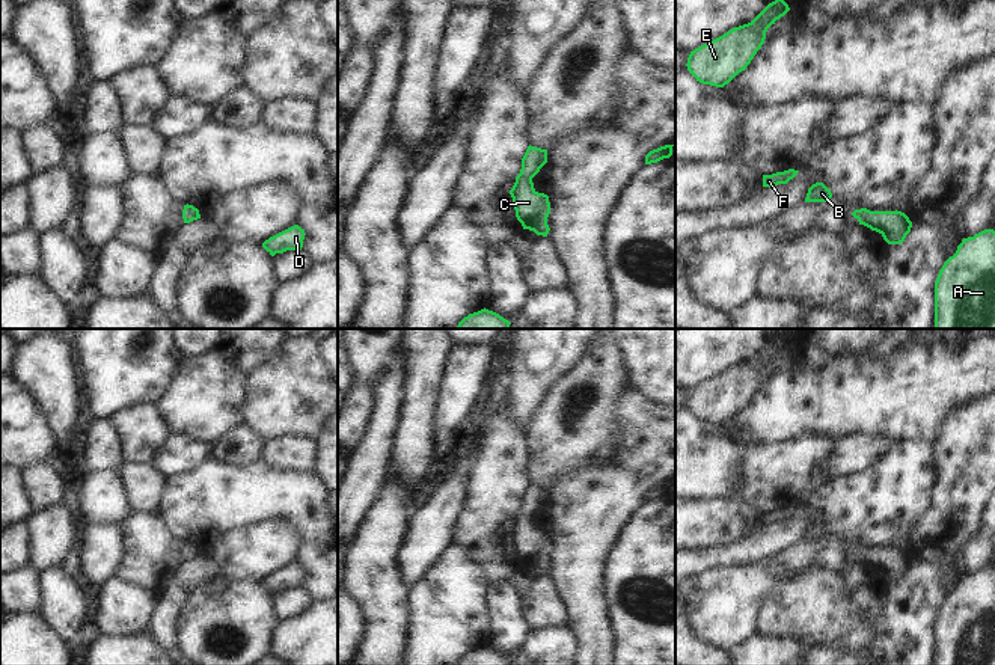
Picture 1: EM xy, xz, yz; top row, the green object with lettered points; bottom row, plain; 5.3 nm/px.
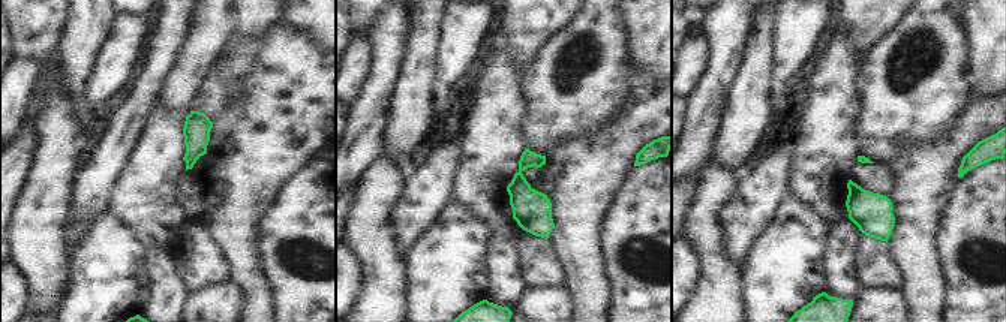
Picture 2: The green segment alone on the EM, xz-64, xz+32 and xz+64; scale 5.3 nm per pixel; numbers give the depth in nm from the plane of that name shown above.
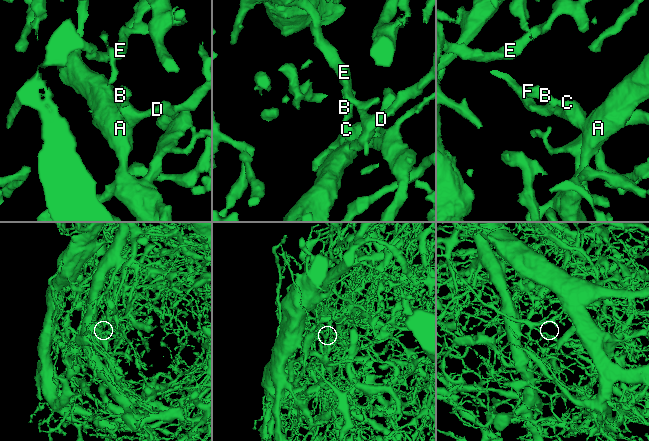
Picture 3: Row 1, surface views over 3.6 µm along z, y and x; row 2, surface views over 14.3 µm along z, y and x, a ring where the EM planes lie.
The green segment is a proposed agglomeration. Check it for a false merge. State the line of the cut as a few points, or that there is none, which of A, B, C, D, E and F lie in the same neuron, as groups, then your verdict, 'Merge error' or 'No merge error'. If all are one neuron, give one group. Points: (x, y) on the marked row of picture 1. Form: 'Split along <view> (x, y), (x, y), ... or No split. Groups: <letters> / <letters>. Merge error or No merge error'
No split. Groups: A B C D E F. No merge error

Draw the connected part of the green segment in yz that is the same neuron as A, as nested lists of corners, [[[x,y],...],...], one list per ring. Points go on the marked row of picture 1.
[[[995,231],[963,238],[935,282],[935,329],[995,329]]]

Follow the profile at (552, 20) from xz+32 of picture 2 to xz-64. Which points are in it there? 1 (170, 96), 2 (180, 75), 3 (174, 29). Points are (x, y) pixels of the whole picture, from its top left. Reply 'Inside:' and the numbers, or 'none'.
Inside: 1, 2

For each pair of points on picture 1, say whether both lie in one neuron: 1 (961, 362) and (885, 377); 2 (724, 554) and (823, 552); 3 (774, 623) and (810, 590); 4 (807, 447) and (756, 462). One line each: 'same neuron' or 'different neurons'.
1: same neuron
2: different neurons
3: same neuron
4: same neuron

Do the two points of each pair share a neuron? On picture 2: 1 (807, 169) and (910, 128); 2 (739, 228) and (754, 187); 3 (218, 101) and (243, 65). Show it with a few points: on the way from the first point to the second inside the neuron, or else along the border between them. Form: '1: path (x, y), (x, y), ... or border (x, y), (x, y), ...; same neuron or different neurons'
1: border (858, 113), (853, 143), (859, 155); different neurons
2: path (744, 217), (754, 198); same neuron
3: path (218, 92), (234, 74); same neuron

